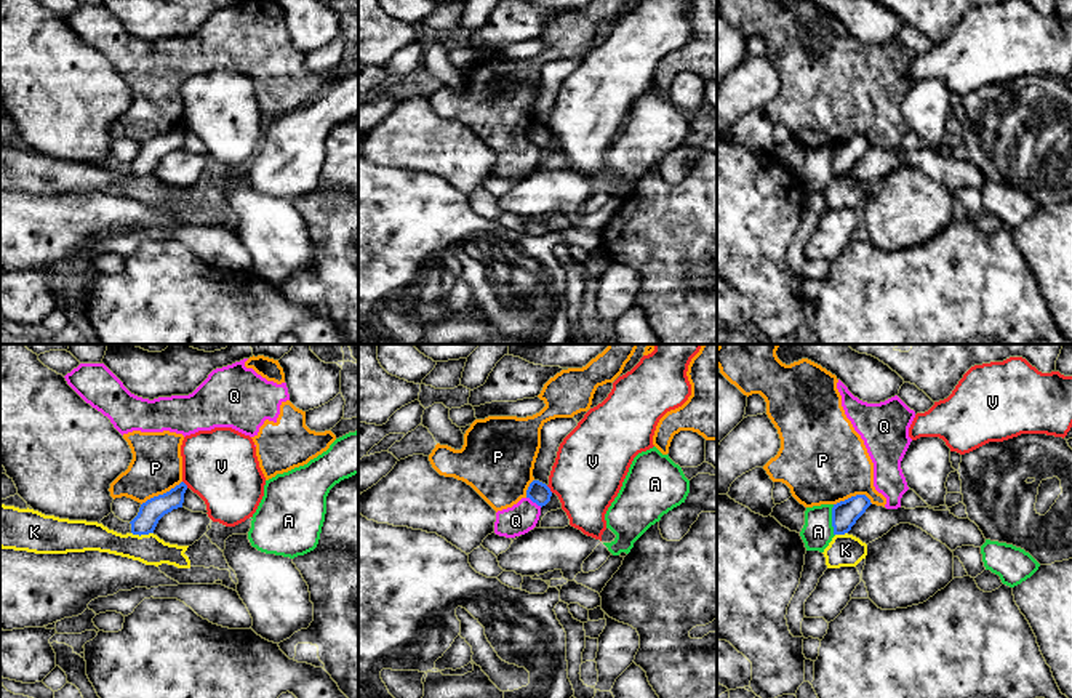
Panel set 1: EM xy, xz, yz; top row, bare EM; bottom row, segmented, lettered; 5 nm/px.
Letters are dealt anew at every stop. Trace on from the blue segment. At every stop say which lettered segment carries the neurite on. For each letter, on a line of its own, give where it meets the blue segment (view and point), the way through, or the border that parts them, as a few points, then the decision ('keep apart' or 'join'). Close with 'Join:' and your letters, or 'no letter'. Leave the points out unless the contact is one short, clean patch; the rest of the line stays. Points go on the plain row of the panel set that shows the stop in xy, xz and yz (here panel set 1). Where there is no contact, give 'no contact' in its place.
A: contact yz (832, 162); keep apart
K: contact xy (143, 175); keep apart
P: contact xy (160, 136); border xy (181, 122), (141, 146); keep apart
Q: contact xz (535, 143); border xz (527, 138), (541, 148); keep apart
V: contact xz (549, 130); border xz (546, 127), (552, 133); keep apart
Join: no letter

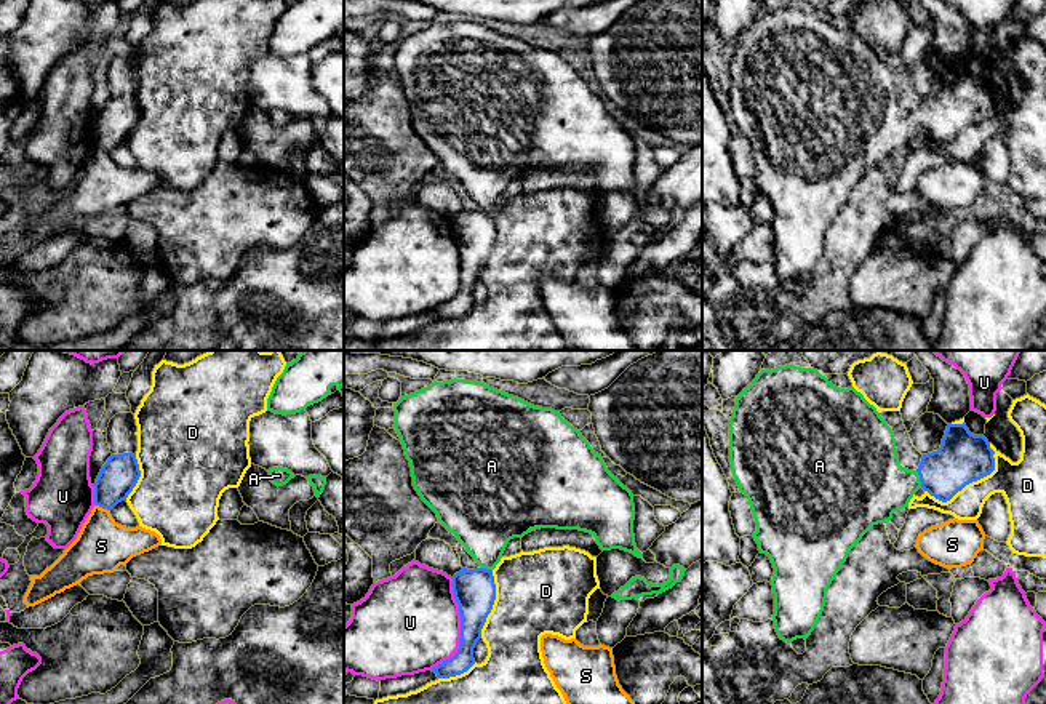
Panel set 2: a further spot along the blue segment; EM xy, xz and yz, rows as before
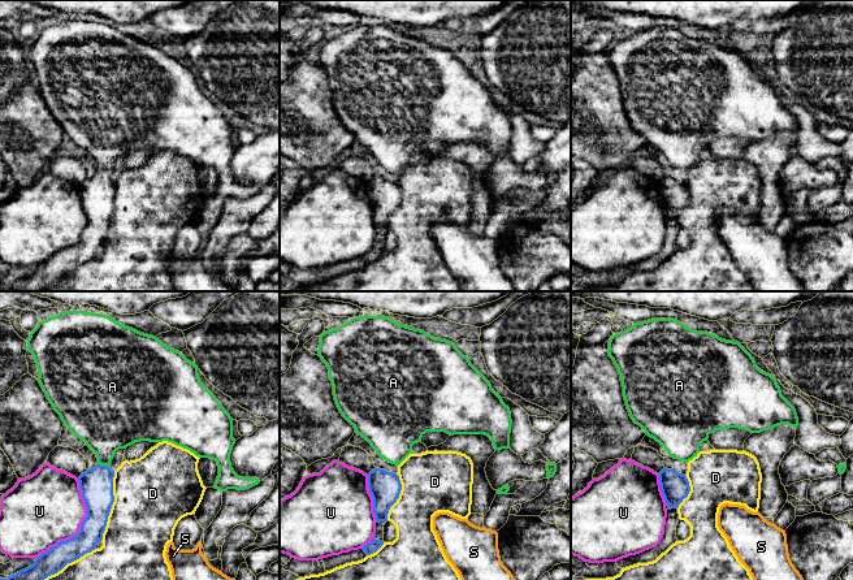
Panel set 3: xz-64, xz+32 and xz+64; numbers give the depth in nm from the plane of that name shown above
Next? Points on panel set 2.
A: contact yz (920, 120); way yz (963, 100), (942, 116), (920, 120), (904, 125), (870, 125); join
D: contact yz (971, 124); keep apart
S: contact xy (103, 149); keep apart
U: contact xz (461, 269); keep apart
Join: A

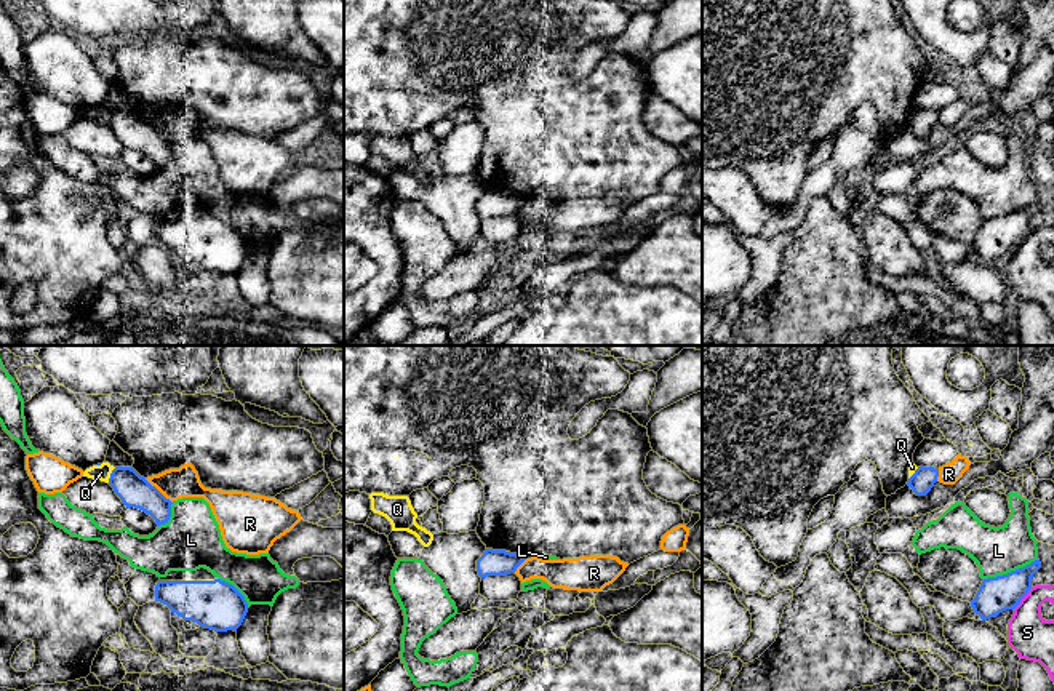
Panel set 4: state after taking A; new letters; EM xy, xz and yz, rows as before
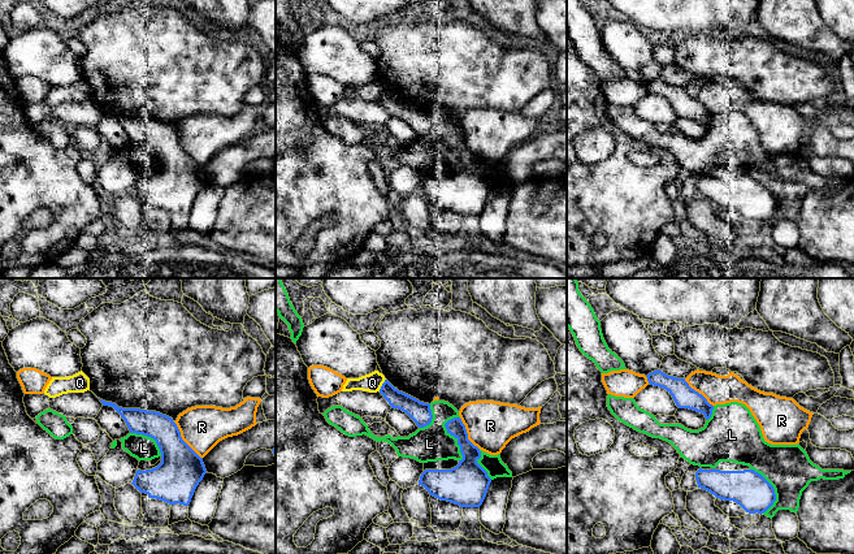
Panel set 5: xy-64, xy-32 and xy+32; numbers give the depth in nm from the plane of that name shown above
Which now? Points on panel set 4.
L: contact yz (1011, 213); keep apart
Q: contact xy (111, 117); border xy (115, 109), (107, 123); keep apart
R: contact xy (157, 131); keep apart
S: contact yz (1022, 239); keep apart
Join: no letter

